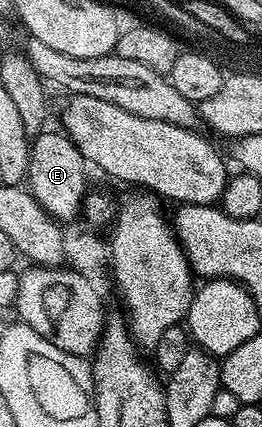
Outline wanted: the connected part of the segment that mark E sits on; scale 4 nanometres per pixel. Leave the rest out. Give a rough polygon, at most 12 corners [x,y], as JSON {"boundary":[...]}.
{"boundary":[[66,133],[32,141],[29,190],[78,219],[89,163]]}

